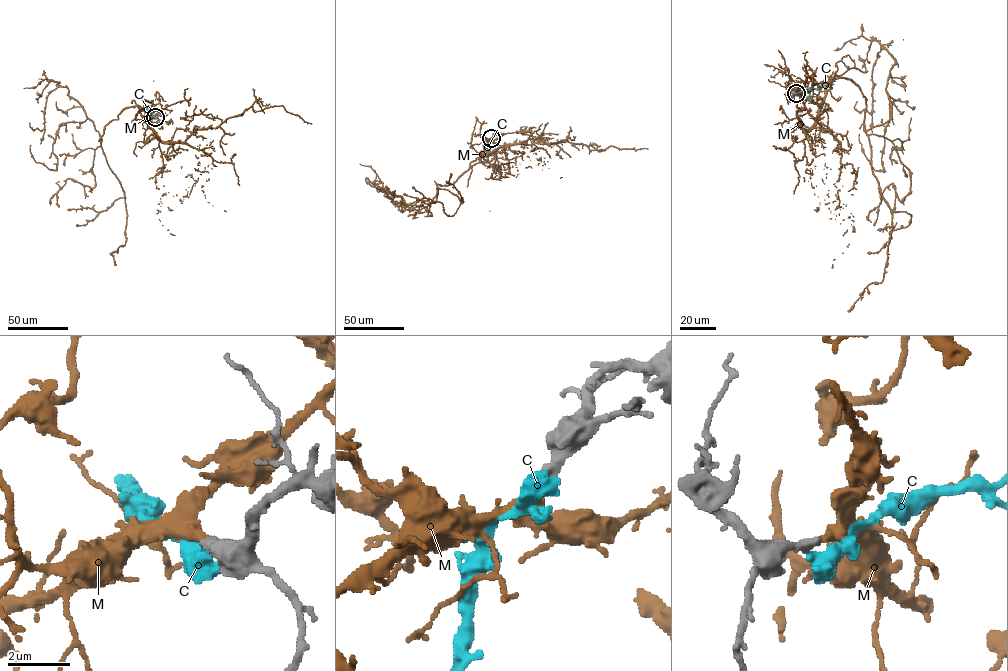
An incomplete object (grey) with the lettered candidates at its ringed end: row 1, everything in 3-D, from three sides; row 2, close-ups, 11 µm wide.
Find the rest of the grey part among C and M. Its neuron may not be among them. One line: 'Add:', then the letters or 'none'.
Add: M

